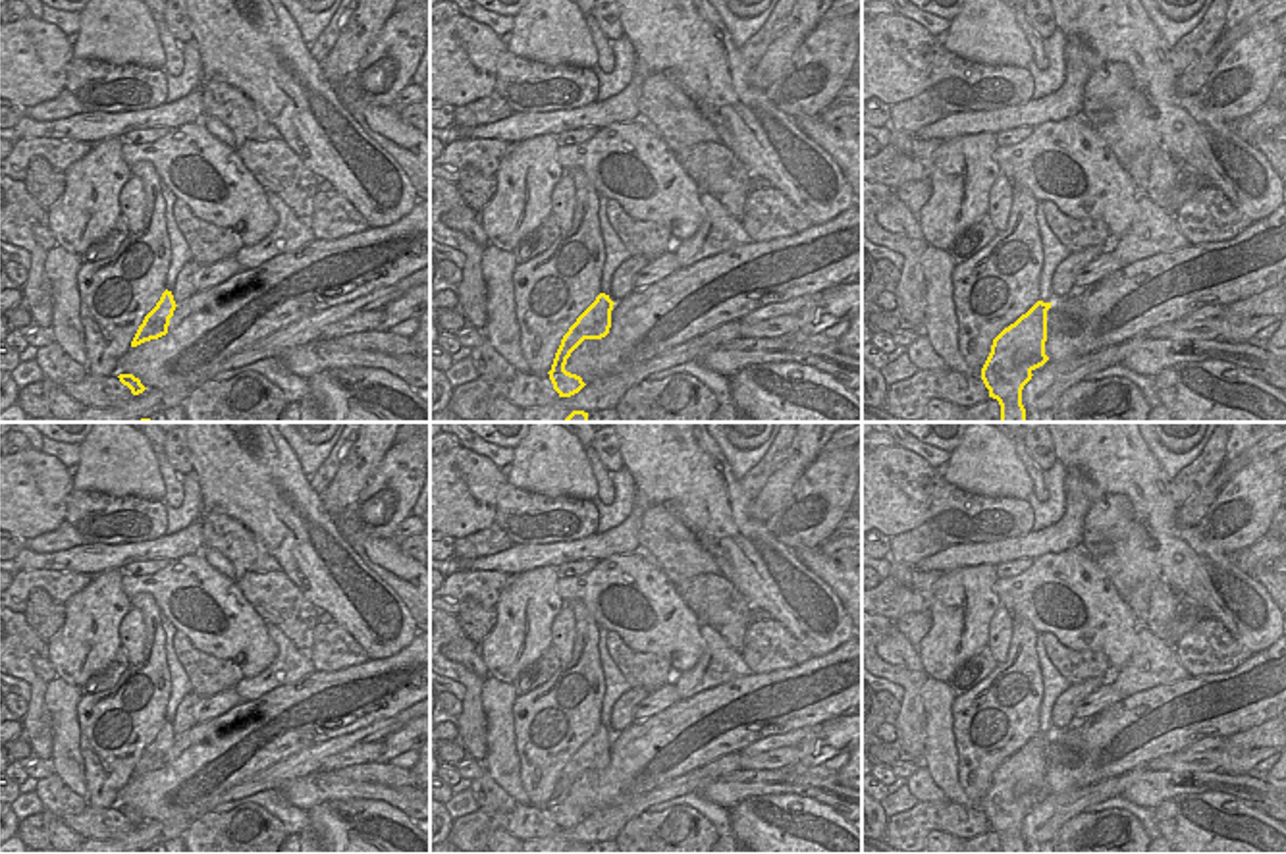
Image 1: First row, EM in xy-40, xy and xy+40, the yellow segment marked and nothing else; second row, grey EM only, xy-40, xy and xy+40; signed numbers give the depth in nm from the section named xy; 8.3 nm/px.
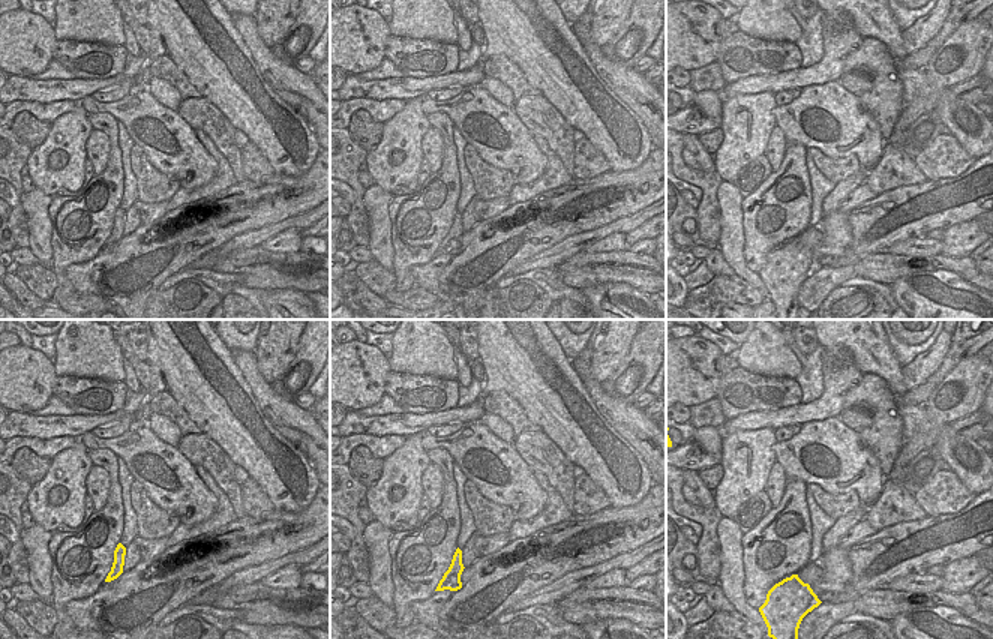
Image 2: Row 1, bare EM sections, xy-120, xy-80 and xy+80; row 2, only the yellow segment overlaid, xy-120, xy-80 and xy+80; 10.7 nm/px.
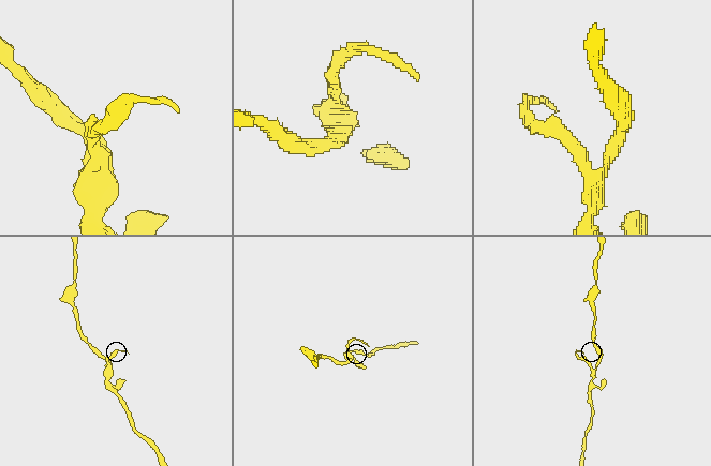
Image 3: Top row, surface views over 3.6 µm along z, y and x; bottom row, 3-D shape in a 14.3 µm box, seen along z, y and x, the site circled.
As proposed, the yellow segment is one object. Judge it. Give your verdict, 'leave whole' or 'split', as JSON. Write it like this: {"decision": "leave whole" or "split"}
{"decision": "split"}

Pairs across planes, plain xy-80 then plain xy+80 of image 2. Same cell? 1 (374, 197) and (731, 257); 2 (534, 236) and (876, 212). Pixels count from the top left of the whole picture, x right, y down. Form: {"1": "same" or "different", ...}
{"1": "same", "2": "same"}

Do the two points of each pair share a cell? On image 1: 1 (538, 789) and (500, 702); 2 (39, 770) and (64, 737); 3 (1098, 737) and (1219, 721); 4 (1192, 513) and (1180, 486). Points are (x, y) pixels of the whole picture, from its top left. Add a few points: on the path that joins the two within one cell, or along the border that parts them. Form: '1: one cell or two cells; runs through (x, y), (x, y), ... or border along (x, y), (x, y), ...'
1: two cells; border along (515, 696), (513, 743), (521, 779)
2: two cells; border along (49, 762), (54, 772)
3: one cell; runs through (1128, 733), (1144, 725), (1188, 725)
4: two cells; border along (1213, 477), (1178, 507)

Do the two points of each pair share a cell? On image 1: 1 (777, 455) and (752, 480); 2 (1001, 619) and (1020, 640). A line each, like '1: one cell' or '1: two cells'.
1: one cell
2: two cells

